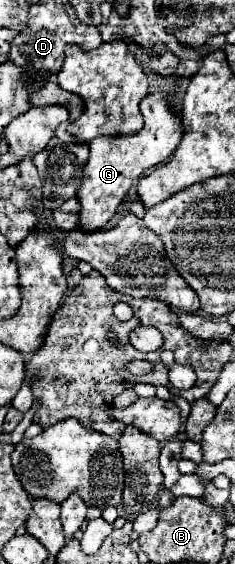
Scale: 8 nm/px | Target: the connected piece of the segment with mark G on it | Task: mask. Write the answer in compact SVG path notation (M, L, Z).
M152 93L140 103L140 113L144 117L144 127L136 135L120 135L120 139L94 139L90 143L90 157L82 169L82 185L76 193L80 201L78 209L78 229L92 233L102 229L112 215L118 211L122 199L128 195L130 187L148 169L166 163L182 139L182 121L168 107L166 93Z

